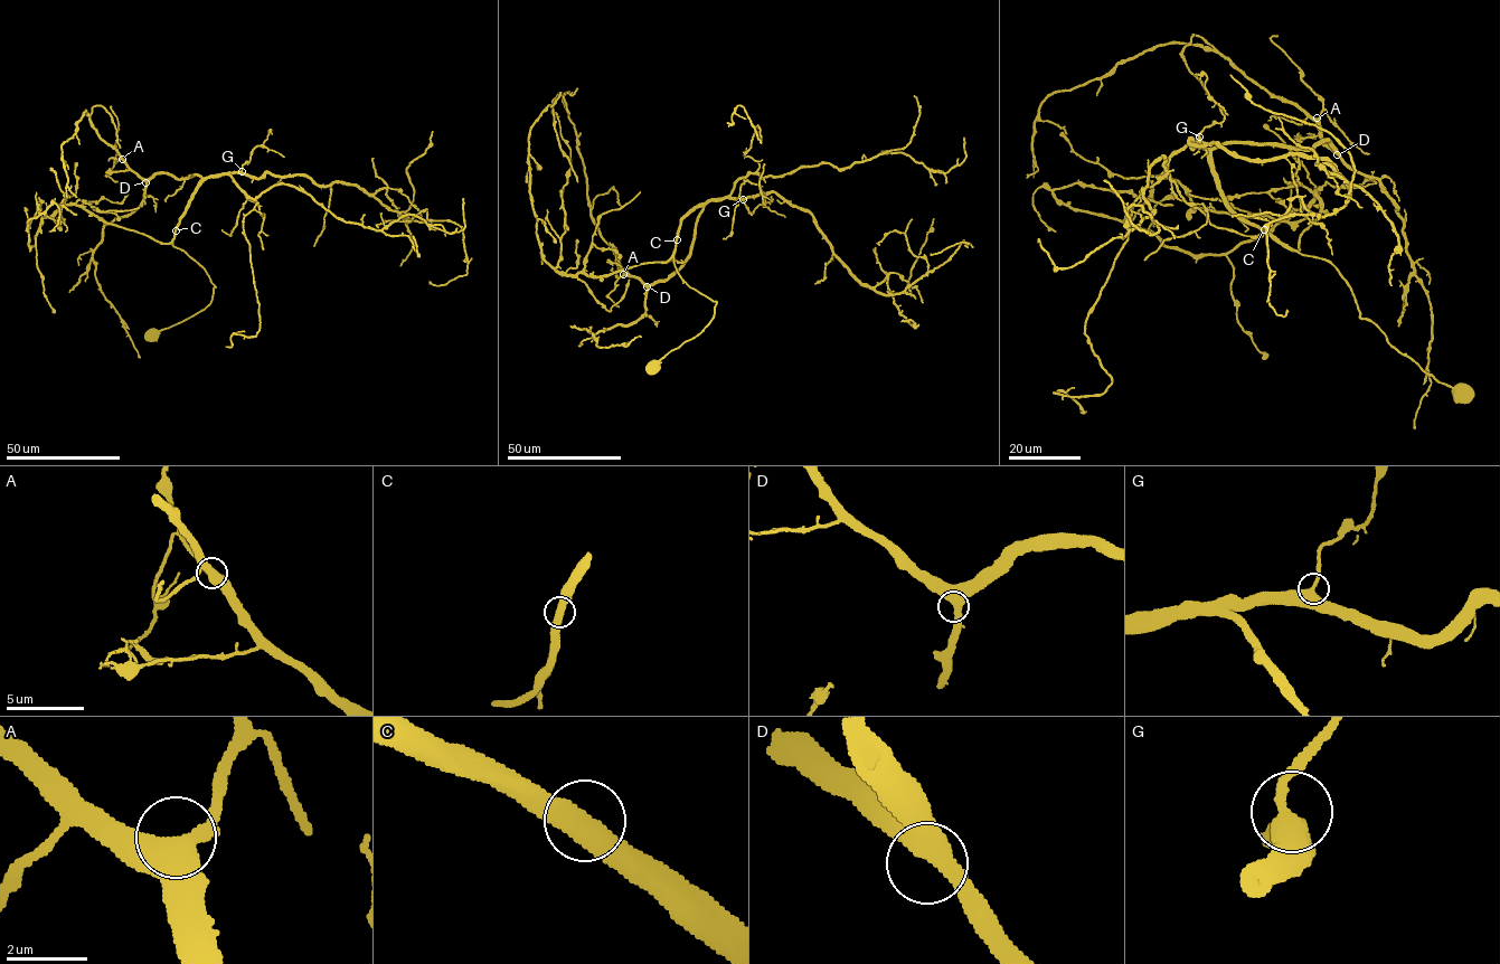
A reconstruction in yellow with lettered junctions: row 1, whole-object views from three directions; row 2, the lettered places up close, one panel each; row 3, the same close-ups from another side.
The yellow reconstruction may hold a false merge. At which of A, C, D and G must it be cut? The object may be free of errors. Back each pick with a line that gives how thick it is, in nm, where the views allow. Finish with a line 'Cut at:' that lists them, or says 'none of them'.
Cut at: none of them

